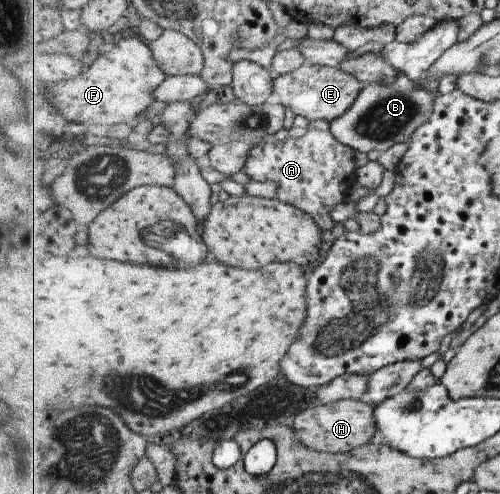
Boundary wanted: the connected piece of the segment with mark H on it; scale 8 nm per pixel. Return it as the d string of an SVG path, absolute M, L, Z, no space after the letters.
M344 399L332 404L322 404L300 412L293 424L298 438L312 450L325 453L346 453L372 442L378 434L376 406L366 400Z

